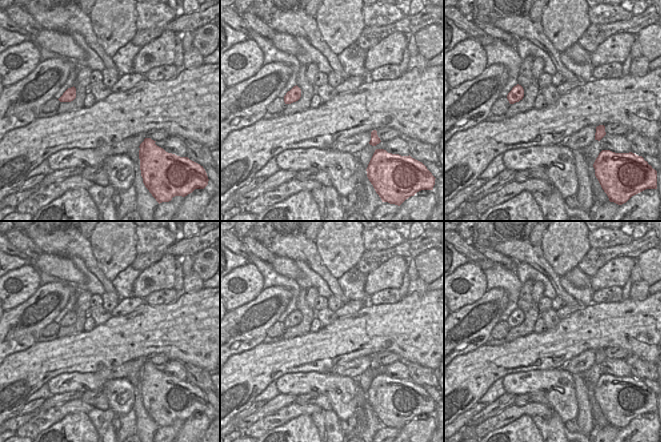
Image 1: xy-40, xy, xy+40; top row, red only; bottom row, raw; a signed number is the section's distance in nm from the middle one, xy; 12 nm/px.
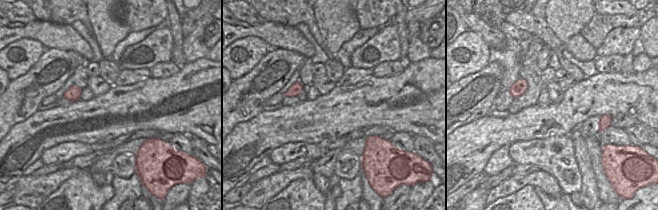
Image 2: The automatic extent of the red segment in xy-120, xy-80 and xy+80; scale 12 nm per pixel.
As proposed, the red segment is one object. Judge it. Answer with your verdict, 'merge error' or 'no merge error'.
no merge error

